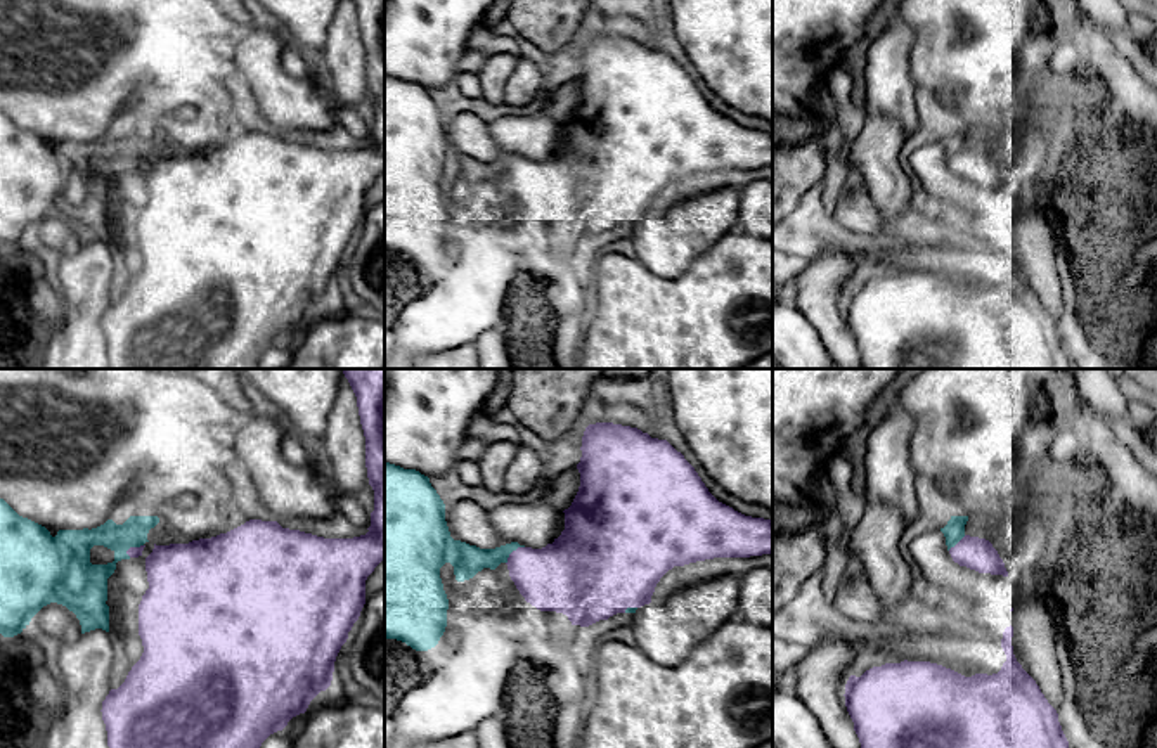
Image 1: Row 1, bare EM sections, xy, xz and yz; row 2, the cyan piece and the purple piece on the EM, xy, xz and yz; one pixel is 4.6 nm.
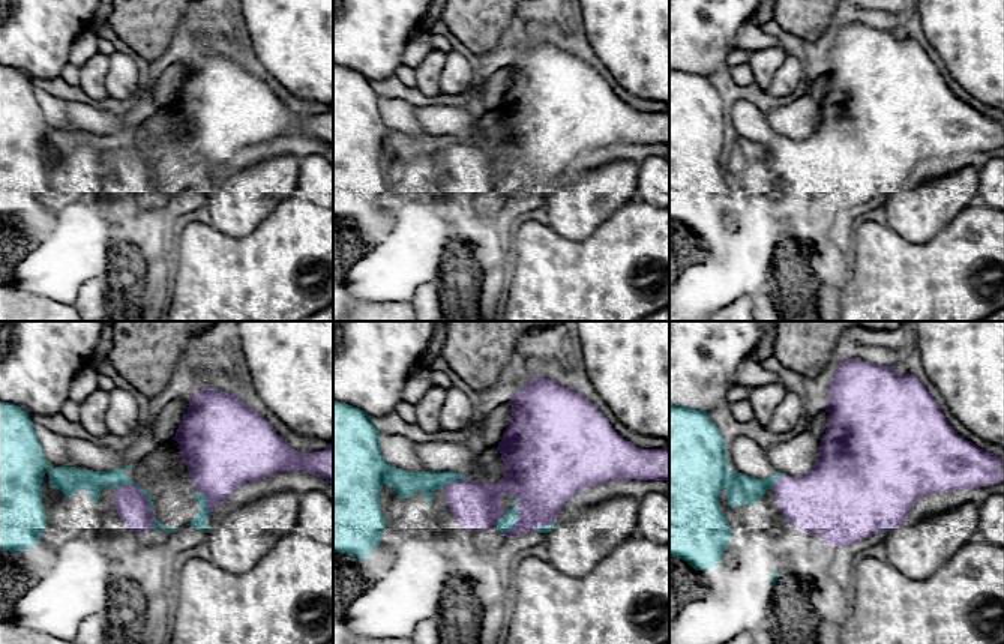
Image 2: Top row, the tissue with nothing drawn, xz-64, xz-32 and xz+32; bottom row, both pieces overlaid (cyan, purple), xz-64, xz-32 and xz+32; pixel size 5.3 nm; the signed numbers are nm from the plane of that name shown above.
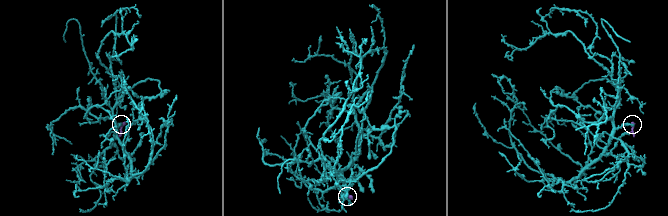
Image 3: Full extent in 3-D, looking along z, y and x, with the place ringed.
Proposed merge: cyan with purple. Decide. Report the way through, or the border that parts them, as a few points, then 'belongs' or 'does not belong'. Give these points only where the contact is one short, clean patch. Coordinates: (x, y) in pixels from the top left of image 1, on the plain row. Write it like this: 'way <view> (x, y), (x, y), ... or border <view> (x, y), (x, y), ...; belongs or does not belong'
does not belong

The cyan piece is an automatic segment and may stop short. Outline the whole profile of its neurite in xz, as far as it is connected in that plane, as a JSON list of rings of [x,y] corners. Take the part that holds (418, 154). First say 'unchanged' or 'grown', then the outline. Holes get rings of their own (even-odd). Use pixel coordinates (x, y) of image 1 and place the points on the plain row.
unchanged; [[[385,73],[385,249],[405,255],[416,263],[435,260],[447,239],[449,211],[440,190],[445,175],[454,178],[457,194],[473,190],[483,180],[495,182],[520,158],[511,154],[480,161],[450,149],[445,116],[430,90]]]

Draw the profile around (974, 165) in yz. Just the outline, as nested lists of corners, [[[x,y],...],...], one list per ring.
[[[965,147],[954,159],[949,161],[954,175],[979,185],[1008,189],[1003,171],[992,156],[986,151]]]

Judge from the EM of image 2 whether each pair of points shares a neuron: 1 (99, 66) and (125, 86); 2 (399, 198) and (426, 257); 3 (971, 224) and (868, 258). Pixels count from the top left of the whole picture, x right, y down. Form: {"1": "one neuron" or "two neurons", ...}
{"1": "two neurons", "2": "one neuron", "3": "one neuron"}

